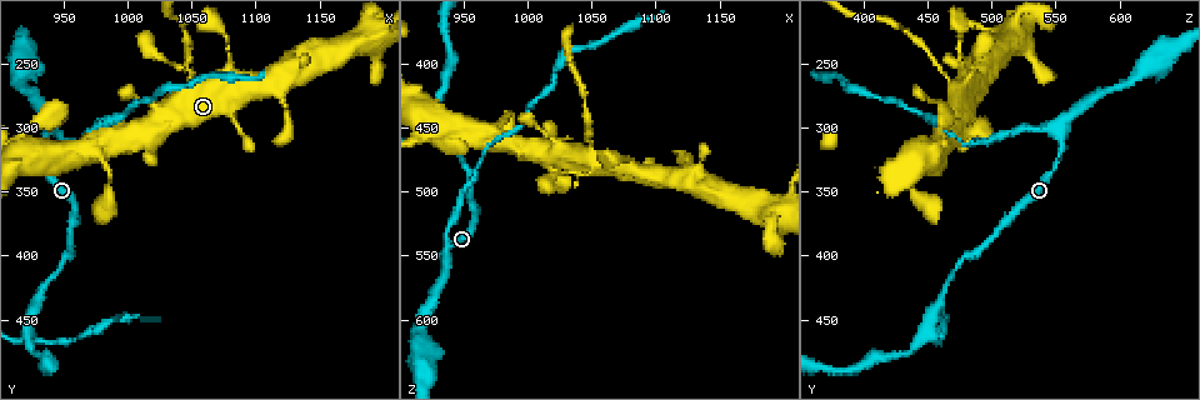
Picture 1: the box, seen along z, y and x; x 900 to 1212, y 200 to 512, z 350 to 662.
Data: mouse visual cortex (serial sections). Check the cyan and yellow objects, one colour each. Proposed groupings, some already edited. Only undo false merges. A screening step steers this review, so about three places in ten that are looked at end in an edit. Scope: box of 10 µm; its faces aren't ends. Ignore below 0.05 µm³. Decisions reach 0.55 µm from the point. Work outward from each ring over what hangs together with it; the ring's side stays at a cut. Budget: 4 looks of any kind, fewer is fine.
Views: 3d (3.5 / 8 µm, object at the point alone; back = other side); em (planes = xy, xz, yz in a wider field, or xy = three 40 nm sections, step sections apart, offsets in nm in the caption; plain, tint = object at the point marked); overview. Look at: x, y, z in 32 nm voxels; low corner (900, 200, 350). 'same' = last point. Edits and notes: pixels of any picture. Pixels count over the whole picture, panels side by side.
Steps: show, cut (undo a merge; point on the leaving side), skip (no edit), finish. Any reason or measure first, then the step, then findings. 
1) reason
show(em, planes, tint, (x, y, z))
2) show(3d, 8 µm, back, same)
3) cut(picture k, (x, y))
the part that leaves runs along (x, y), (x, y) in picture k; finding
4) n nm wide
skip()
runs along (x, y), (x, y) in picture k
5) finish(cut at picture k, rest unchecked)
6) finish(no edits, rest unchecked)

calibre changes
show(3d, 3.5 µm, back, (1050, 252, 462))

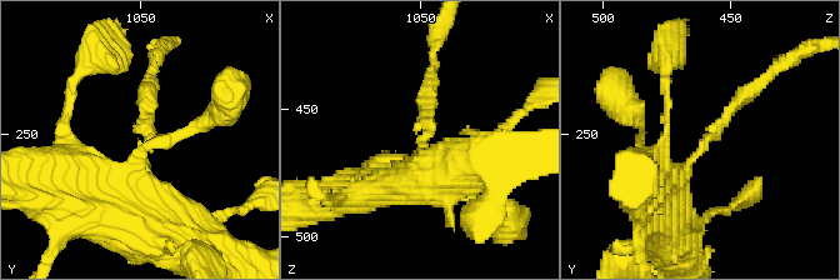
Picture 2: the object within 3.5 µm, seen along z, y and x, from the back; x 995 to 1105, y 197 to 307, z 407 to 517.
arms of 200, 400 nm
show(em, xy, step 2, tint, (1047, 254, 460))

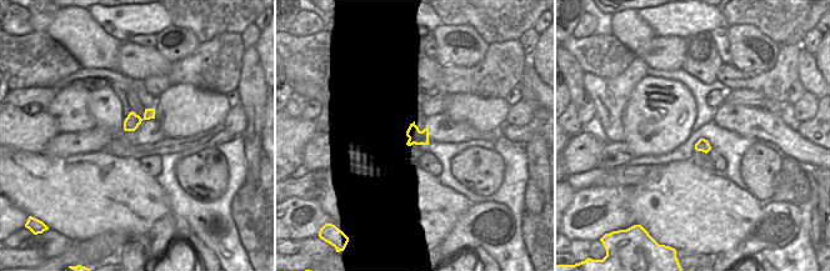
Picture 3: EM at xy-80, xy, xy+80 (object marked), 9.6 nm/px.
cut it another way
show(em, xy, step 5, tint, same)

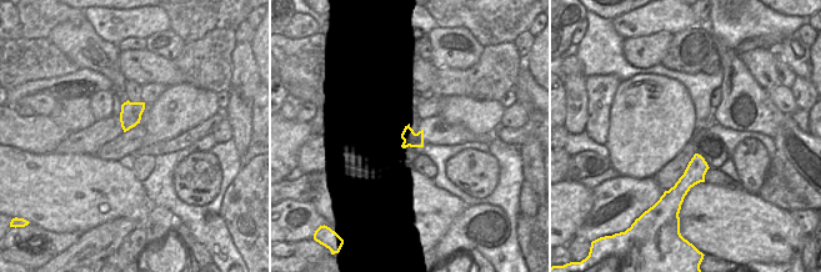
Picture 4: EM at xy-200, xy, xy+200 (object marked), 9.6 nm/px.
cut(picture 2, (144, 113))
the part that leaves runs along (149, 135), (153, 63) in picture 2; two cells meet here

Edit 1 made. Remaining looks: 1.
four or more arms meet
show(3d, 3.5 µm, (922, 460, 448))

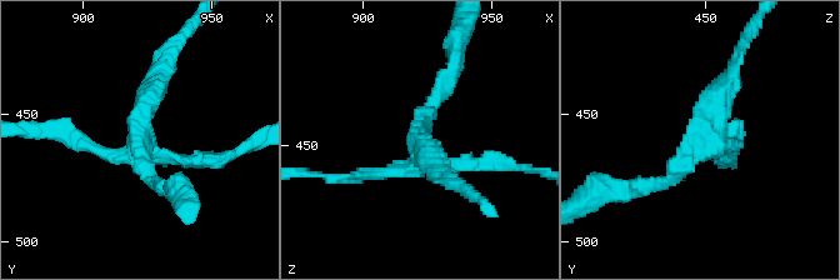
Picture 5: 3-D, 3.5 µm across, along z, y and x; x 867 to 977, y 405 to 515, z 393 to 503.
4 arms
cut(picture 5, (88, 144))
the part that leaves runs along (158, 155), (228, 159), (261, 140) in picture 5; a second cell is stuck on

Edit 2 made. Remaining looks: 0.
finish(cut at picture 2, cut at picture 5, rest unchecked)

